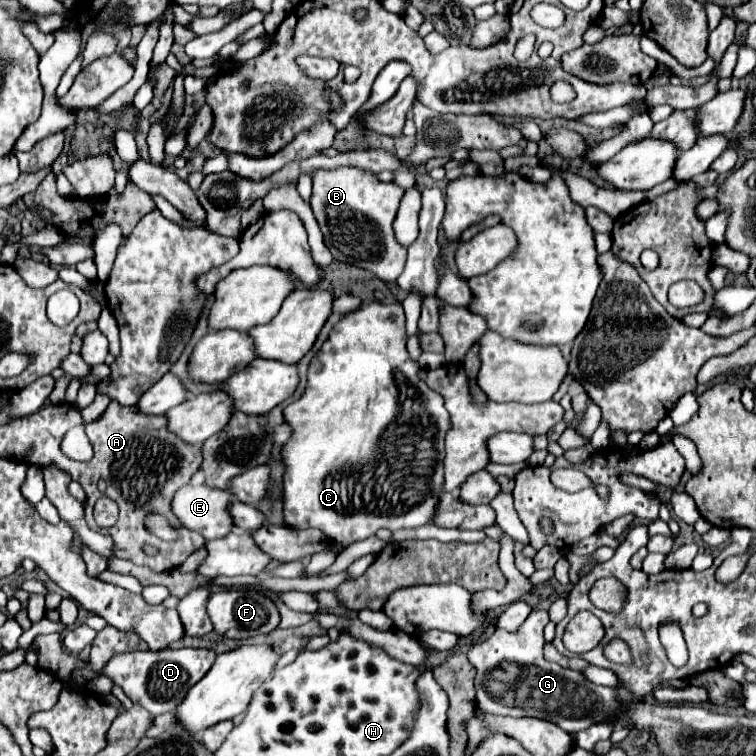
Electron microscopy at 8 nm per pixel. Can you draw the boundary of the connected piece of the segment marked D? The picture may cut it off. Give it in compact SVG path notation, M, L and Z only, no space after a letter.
M177 648L177 650L161 650L161 652L127 652L113 656L101 670L101 676L111 678L117 686L121 686L133 704L143 706L151 714L165 714L177 708L191 686L195 686L213 666L217 654L205 648Z

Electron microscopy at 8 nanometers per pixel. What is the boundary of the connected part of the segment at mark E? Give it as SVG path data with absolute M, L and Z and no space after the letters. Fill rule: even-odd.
M185 486L173 498L173 512L181 524L205 536L205 540L223 538L231 532L233 520L227 512L231 494L211 486Z

